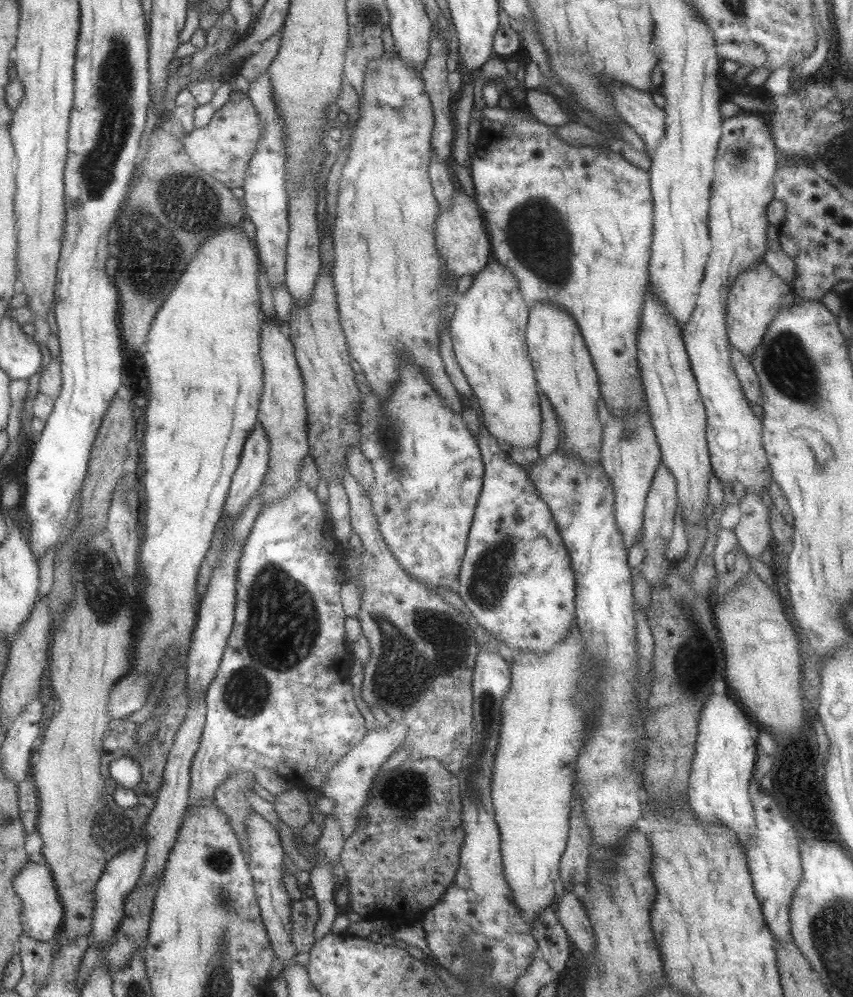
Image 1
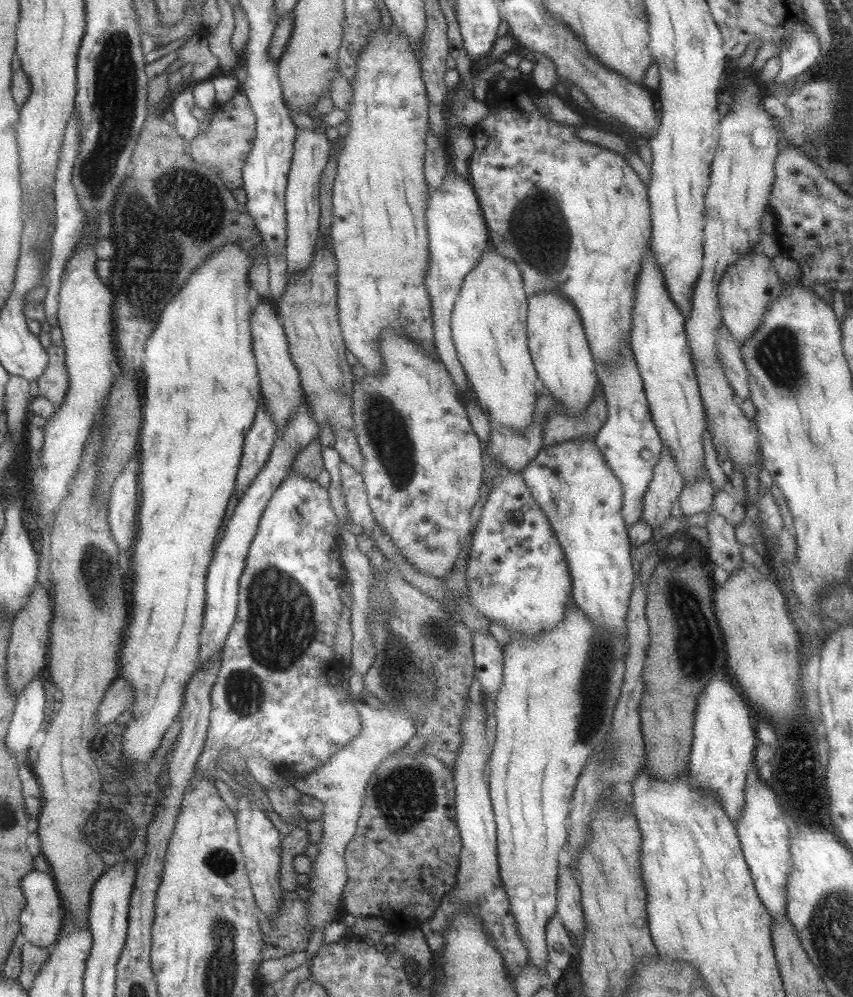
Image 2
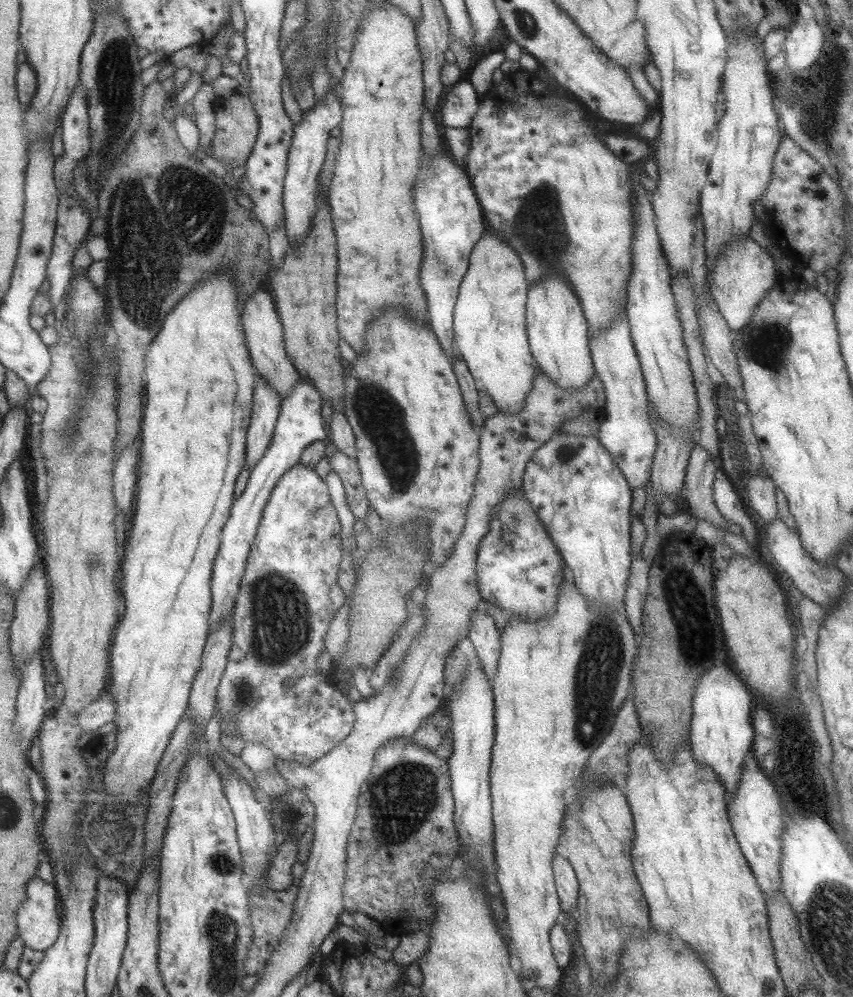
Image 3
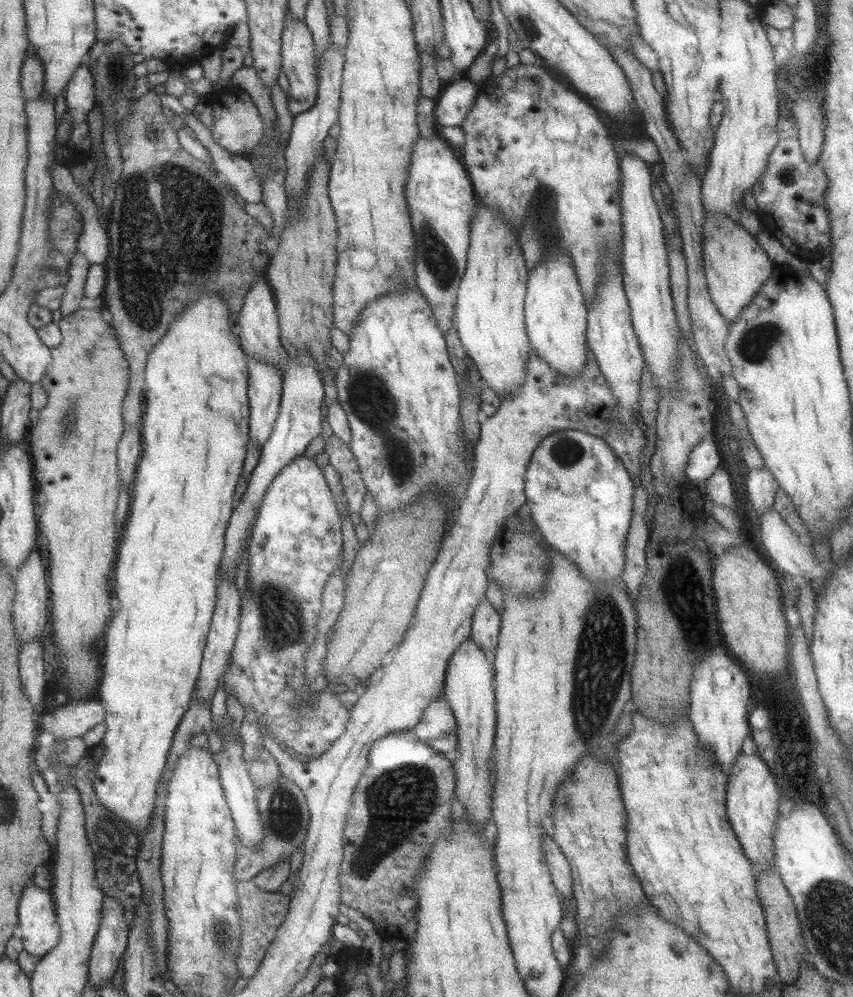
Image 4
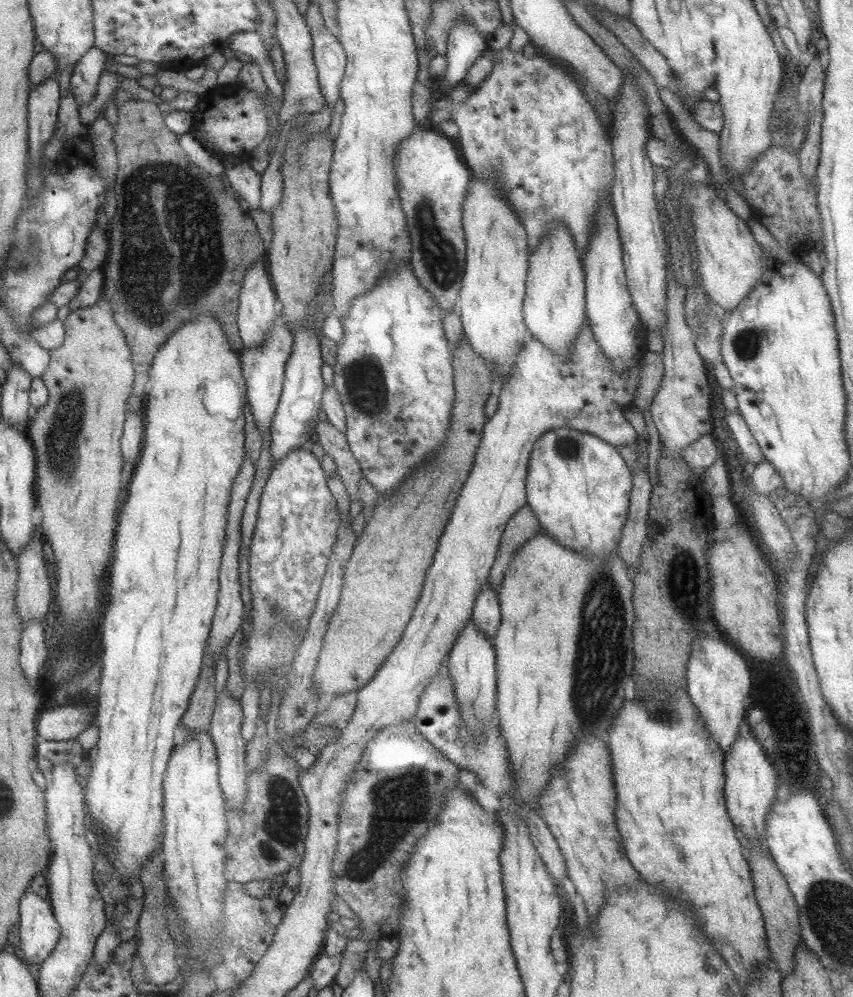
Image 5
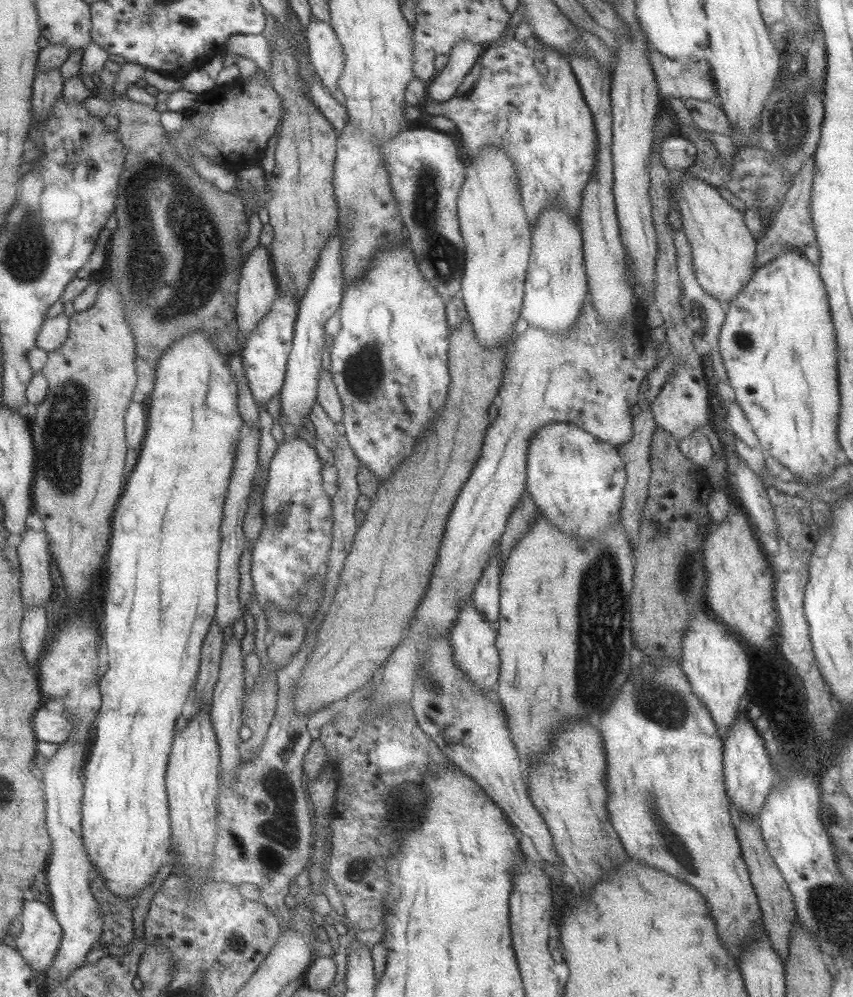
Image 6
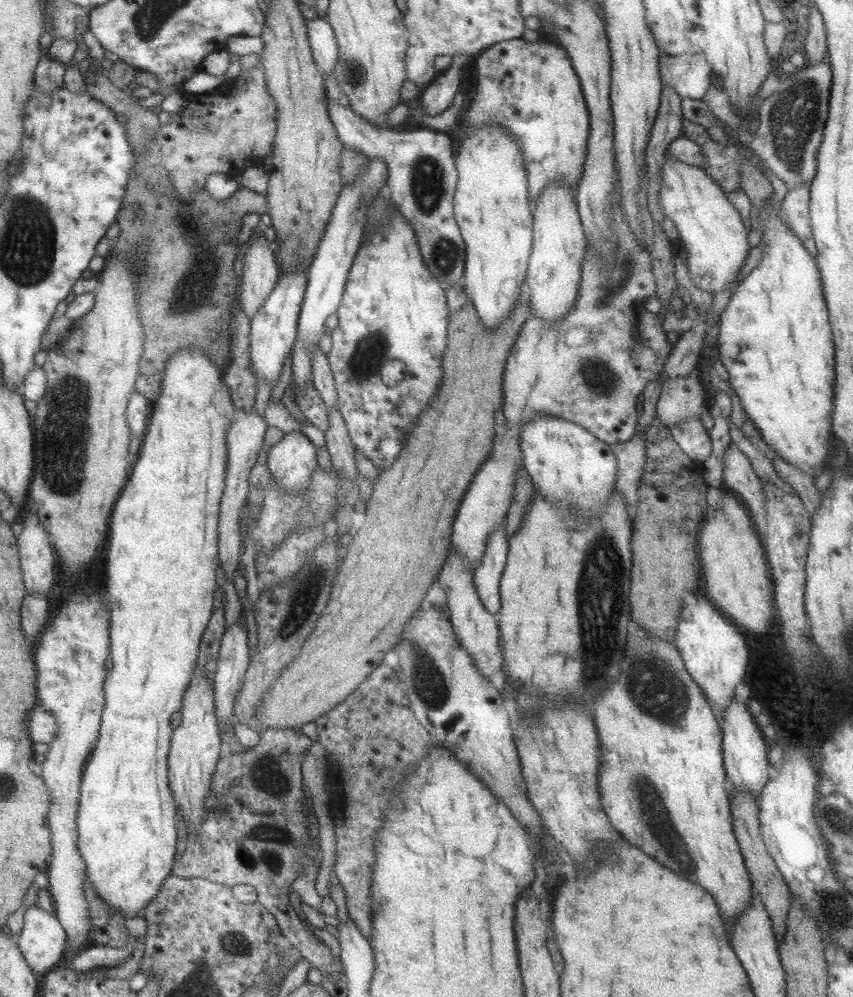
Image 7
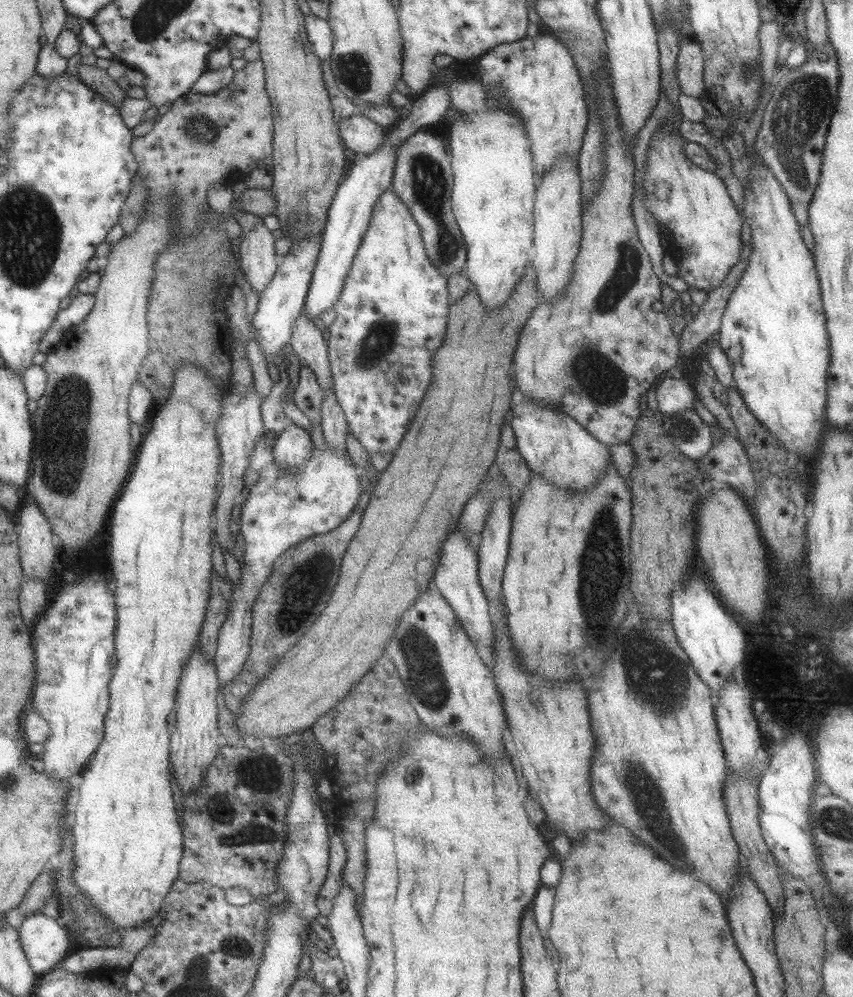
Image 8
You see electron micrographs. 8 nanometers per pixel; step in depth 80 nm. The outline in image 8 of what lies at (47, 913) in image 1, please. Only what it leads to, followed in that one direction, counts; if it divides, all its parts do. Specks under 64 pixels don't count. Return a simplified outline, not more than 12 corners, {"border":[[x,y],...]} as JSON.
{"border":[[41,913],[18,937],[38,977],[69,955],[69,929]]}

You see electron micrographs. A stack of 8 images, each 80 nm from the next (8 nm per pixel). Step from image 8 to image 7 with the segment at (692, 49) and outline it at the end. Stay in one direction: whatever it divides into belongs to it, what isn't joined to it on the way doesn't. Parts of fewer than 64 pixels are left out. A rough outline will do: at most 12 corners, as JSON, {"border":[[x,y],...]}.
{"border":[[702,51],[660,53],[662,88],[699,100],[712,84]]}

